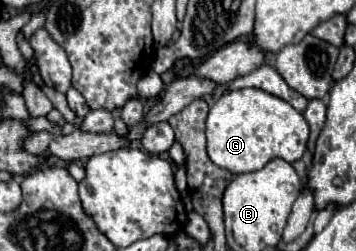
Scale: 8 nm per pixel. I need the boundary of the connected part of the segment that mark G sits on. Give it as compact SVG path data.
M241 88L223 94L207 116L207 154L213 164L233 174L261 170L273 158L293 164L305 154L307 140L309 126L303 114L259 88Z

